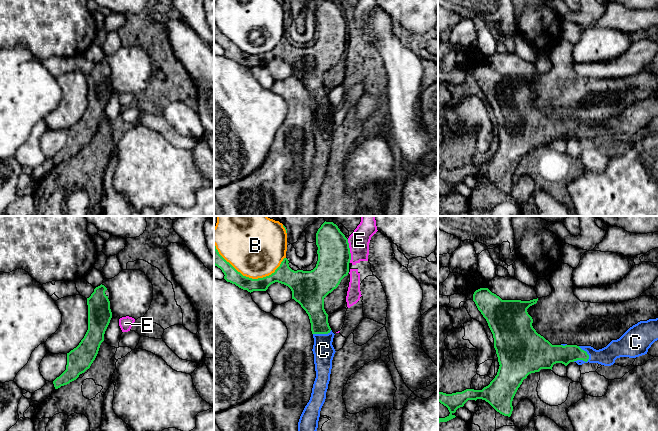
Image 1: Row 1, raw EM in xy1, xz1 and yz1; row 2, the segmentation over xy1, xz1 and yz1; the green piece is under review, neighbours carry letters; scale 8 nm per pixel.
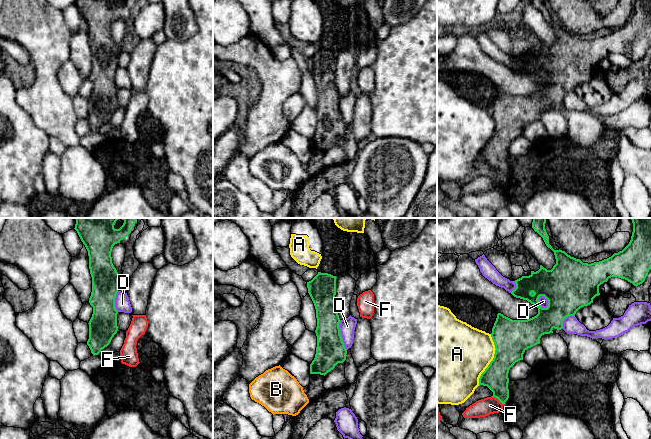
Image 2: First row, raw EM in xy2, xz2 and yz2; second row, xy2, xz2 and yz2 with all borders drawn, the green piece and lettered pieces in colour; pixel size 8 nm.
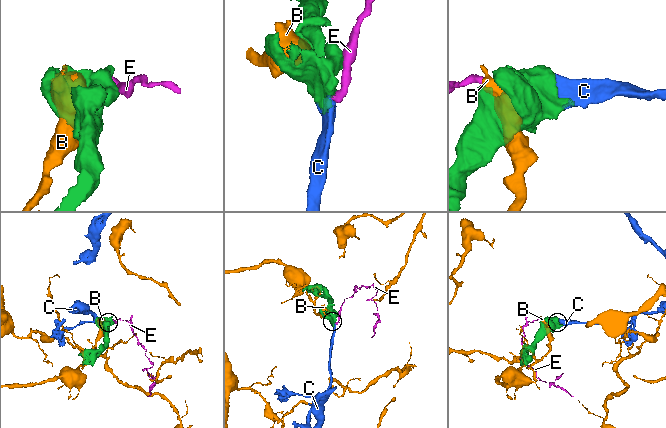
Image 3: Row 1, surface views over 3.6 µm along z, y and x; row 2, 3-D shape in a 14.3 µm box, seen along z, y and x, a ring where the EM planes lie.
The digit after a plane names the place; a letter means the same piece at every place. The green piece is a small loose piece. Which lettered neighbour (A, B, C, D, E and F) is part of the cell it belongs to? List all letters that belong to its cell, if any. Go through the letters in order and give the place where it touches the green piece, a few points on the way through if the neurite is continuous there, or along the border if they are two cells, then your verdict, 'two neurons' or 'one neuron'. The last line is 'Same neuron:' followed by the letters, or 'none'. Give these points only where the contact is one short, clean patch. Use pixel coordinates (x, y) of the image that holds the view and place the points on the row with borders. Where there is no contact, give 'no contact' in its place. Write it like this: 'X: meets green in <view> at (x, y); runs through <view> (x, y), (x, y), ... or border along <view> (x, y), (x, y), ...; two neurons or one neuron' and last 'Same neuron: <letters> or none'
A: meets green in yz2 at (492, 360); two neurons
B: meets green in xz1 at (248, 277); two neurons
C: meets green in yz1 at (586, 353); one neuron
D: meets green in yz2 at (548, 301); two neurons
E: meets green in xz1 at (349, 251); two neurons
F: meets green in yz2 at (497, 398); border along yz2 (491, 396), (494, 396), (503, 404); two neurons
Same neuron: C

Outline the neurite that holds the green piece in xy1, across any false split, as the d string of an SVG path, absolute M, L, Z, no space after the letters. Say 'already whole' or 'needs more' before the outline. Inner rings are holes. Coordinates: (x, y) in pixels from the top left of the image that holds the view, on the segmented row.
already whole; M101 284L87 298L88 330L79 345L67 353L66 370L53 381L55 389L76 380L95 360L112 318L106 290L107 288Z

